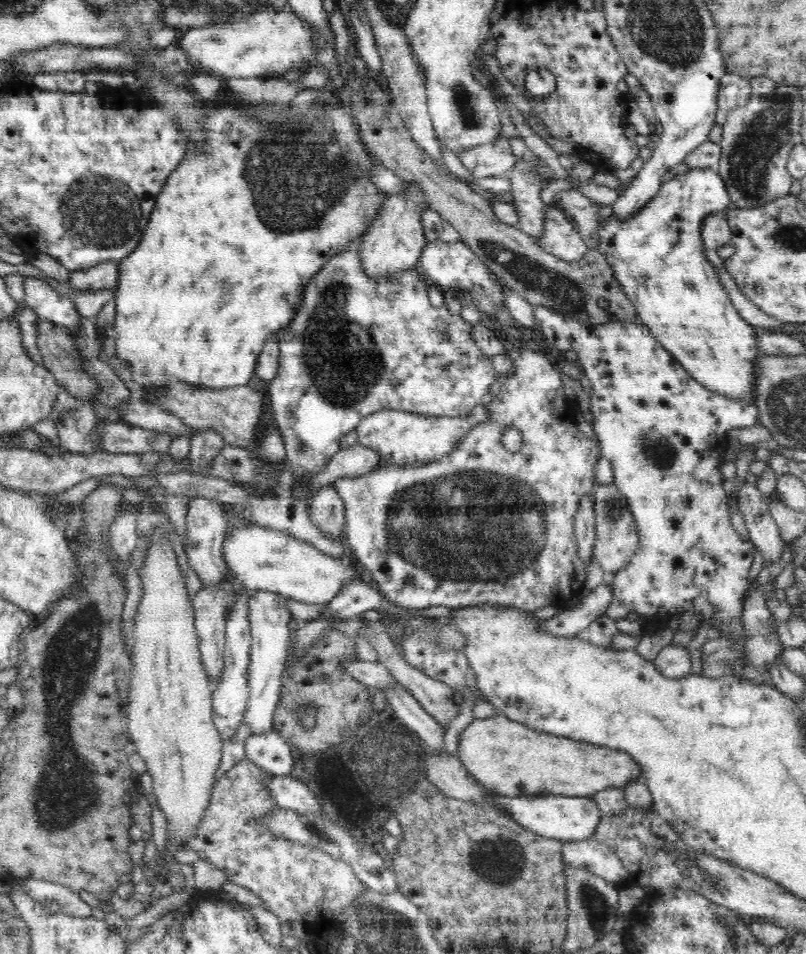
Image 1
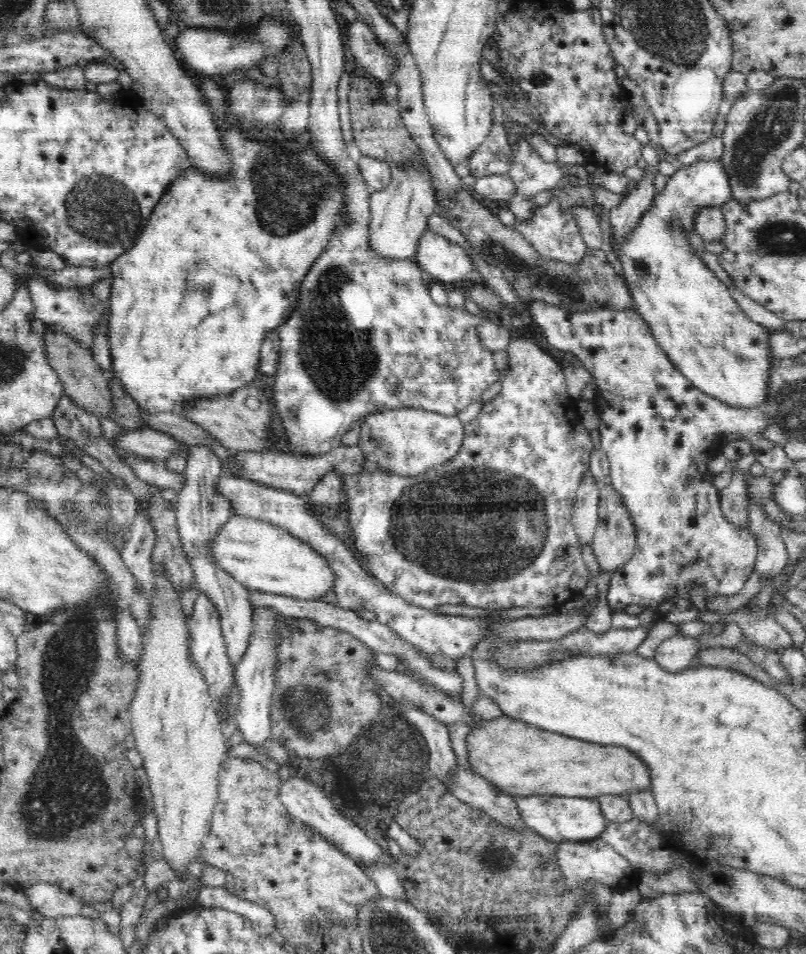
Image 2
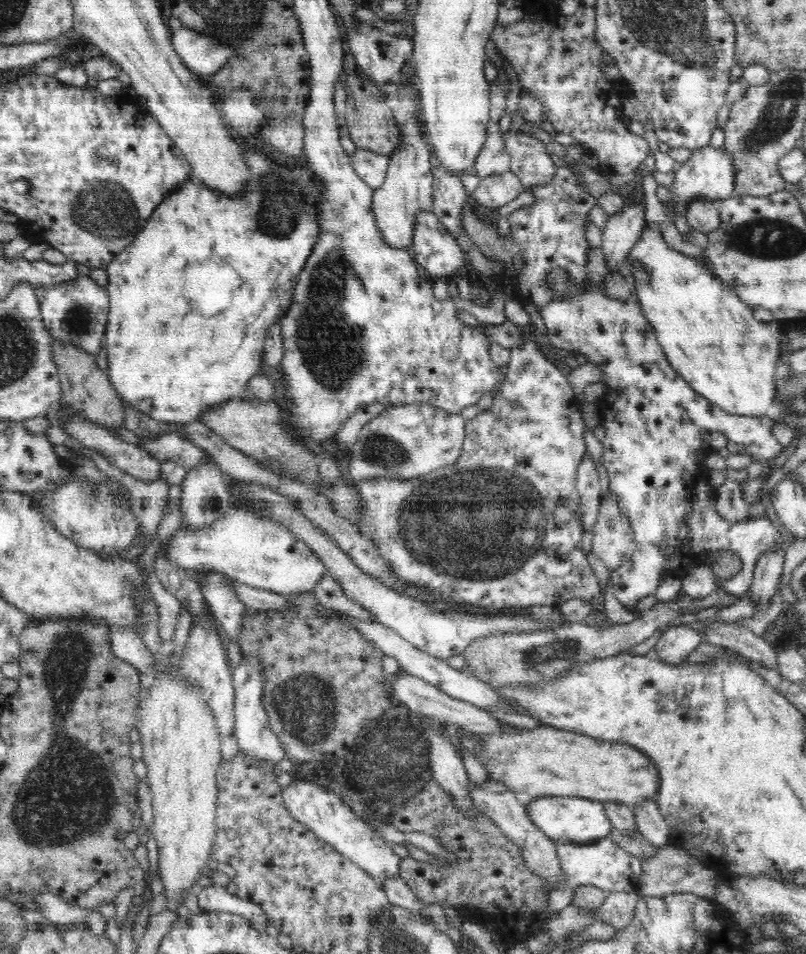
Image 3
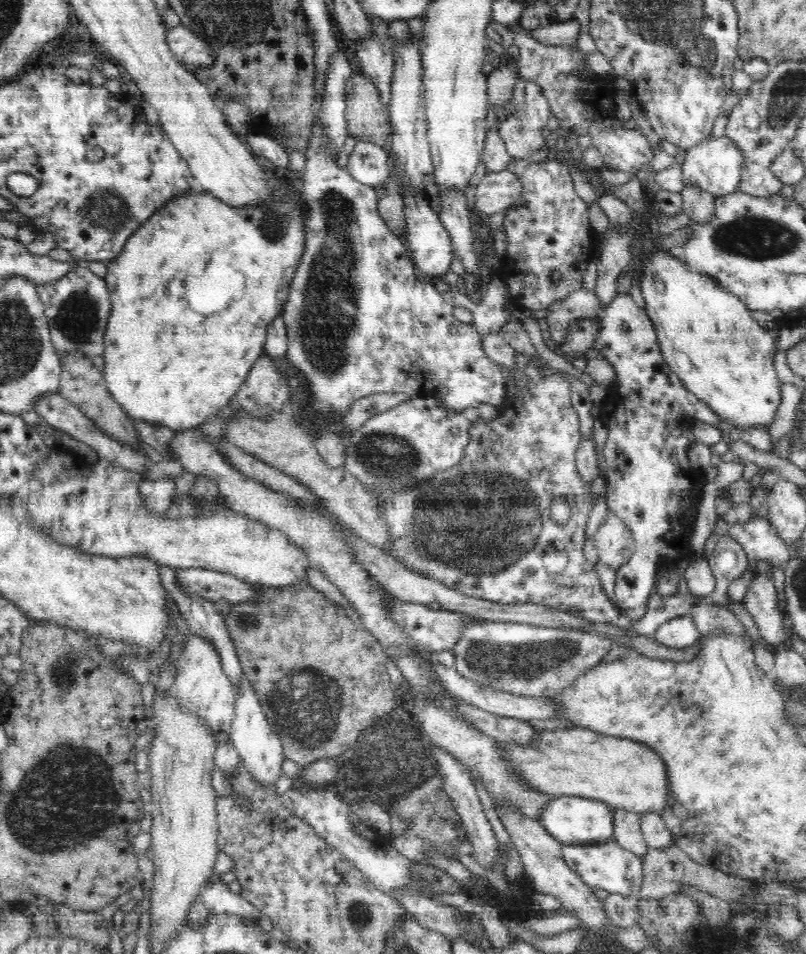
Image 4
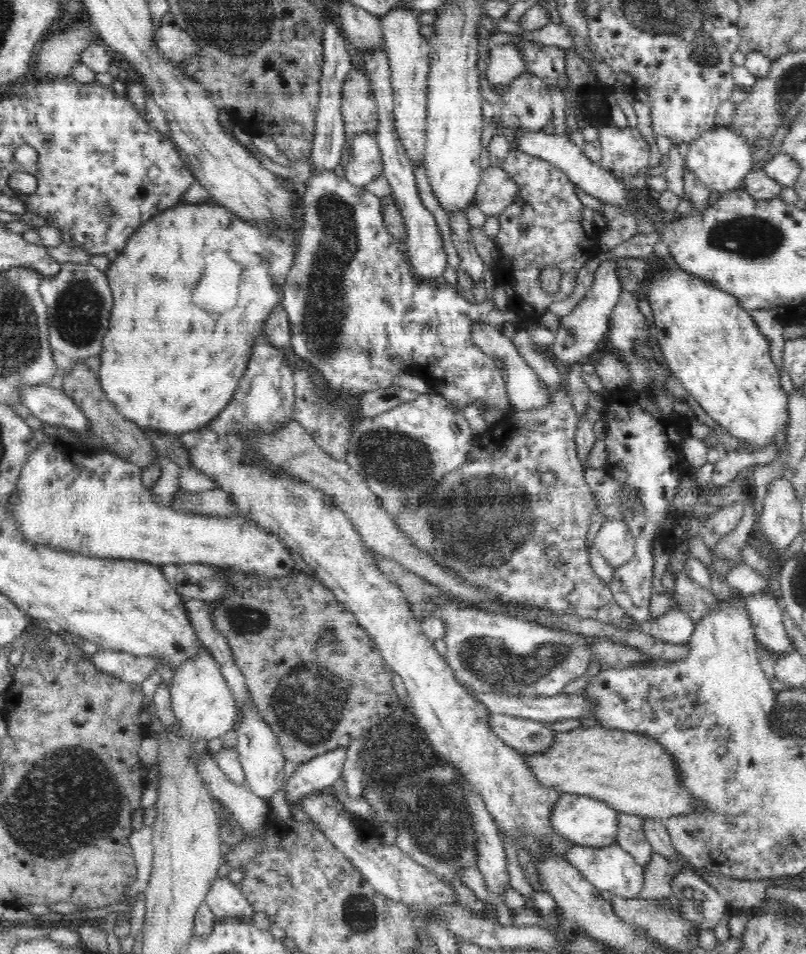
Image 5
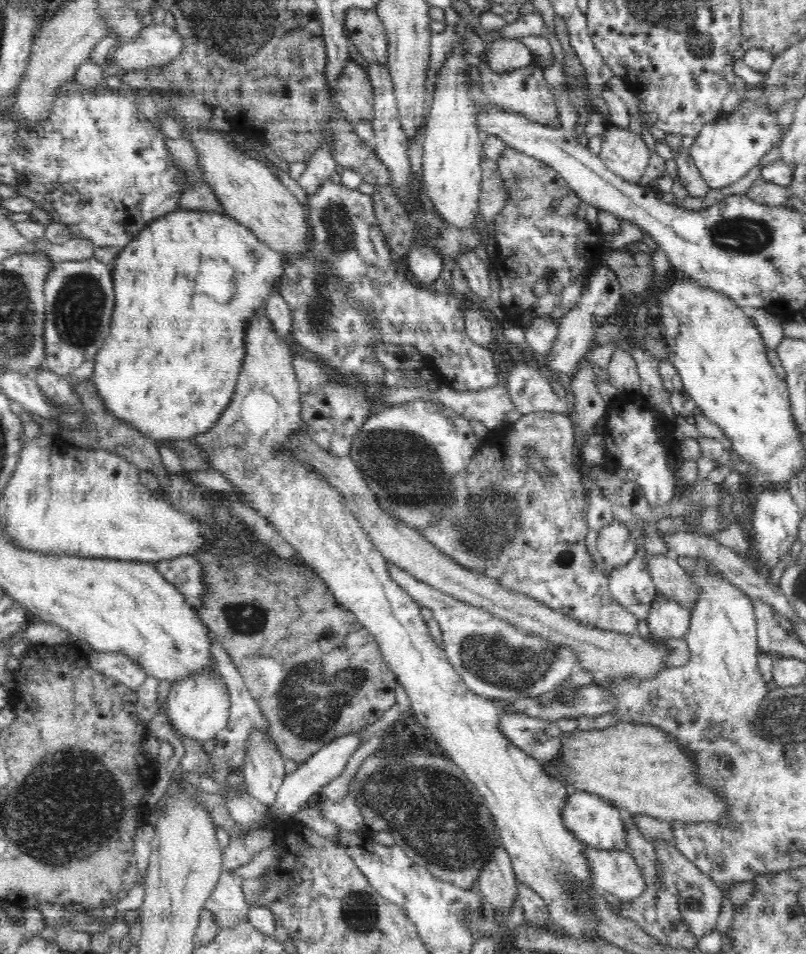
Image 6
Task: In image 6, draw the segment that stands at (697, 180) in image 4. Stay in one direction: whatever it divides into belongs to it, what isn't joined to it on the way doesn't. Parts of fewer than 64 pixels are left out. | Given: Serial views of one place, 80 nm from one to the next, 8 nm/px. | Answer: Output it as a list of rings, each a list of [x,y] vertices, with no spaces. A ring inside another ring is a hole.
[[[742,99],[735,111],[721,113],[716,120],[705,124],[689,151],[710,188],[724,188],[744,178],[781,141],[787,130],[780,129],[776,115],[758,99]]]

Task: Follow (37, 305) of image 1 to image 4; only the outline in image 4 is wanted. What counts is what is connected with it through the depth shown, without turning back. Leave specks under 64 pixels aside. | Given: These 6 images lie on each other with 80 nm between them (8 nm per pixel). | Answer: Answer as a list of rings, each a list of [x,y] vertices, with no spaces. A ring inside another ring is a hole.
[[[83,264],[59,281],[36,286],[36,290],[44,305],[51,341],[60,359],[78,352],[90,358],[103,354],[104,338],[112,310],[110,291],[104,278],[96,276]]]

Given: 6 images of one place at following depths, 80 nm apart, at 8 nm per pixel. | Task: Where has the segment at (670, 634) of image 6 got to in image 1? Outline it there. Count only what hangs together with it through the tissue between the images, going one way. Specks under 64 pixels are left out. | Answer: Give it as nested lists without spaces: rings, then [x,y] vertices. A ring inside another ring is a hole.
[[[668,644],[652,660],[657,670],[667,678],[684,678],[691,672],[690,652],[684,646]]]

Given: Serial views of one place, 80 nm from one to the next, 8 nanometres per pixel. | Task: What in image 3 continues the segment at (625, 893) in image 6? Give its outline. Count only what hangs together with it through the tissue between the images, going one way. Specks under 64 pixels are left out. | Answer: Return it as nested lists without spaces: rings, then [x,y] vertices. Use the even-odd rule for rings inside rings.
[[[609,836],[590,843],[558,843],[557,851],[562,871],[566,875],[566,884],[550,892],[546,902],[548,910],[561,911],[573,900],[576,888],[588,888],[590,885],[605,890],[608,894],[614,891],[636,893],[636,886],[632,886],[632,880],[639,880],[643,862],[630,855],[620,845],[616,845]]]

